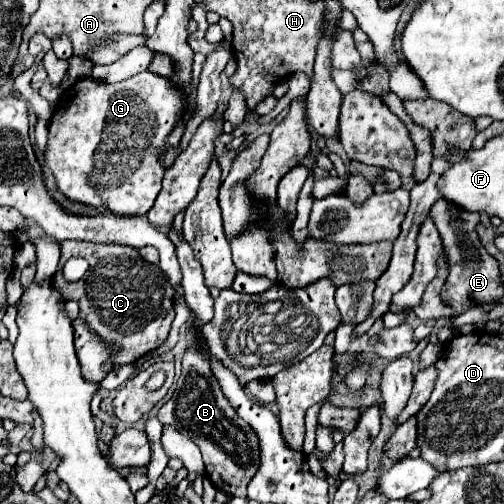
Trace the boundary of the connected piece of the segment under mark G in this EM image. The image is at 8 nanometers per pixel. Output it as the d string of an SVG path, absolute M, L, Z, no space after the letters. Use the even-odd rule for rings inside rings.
M142 71L120 83L102 83L92 77L78 79L58 99L48 127L46 163L56 177L56 185L66 197L86 205L106 207L116 215L148 213L160 193L160 181L166 171L158 159L158 147L172 133L172 125L180 121L184 105L188 105L188 97L172 81L150 71Z

